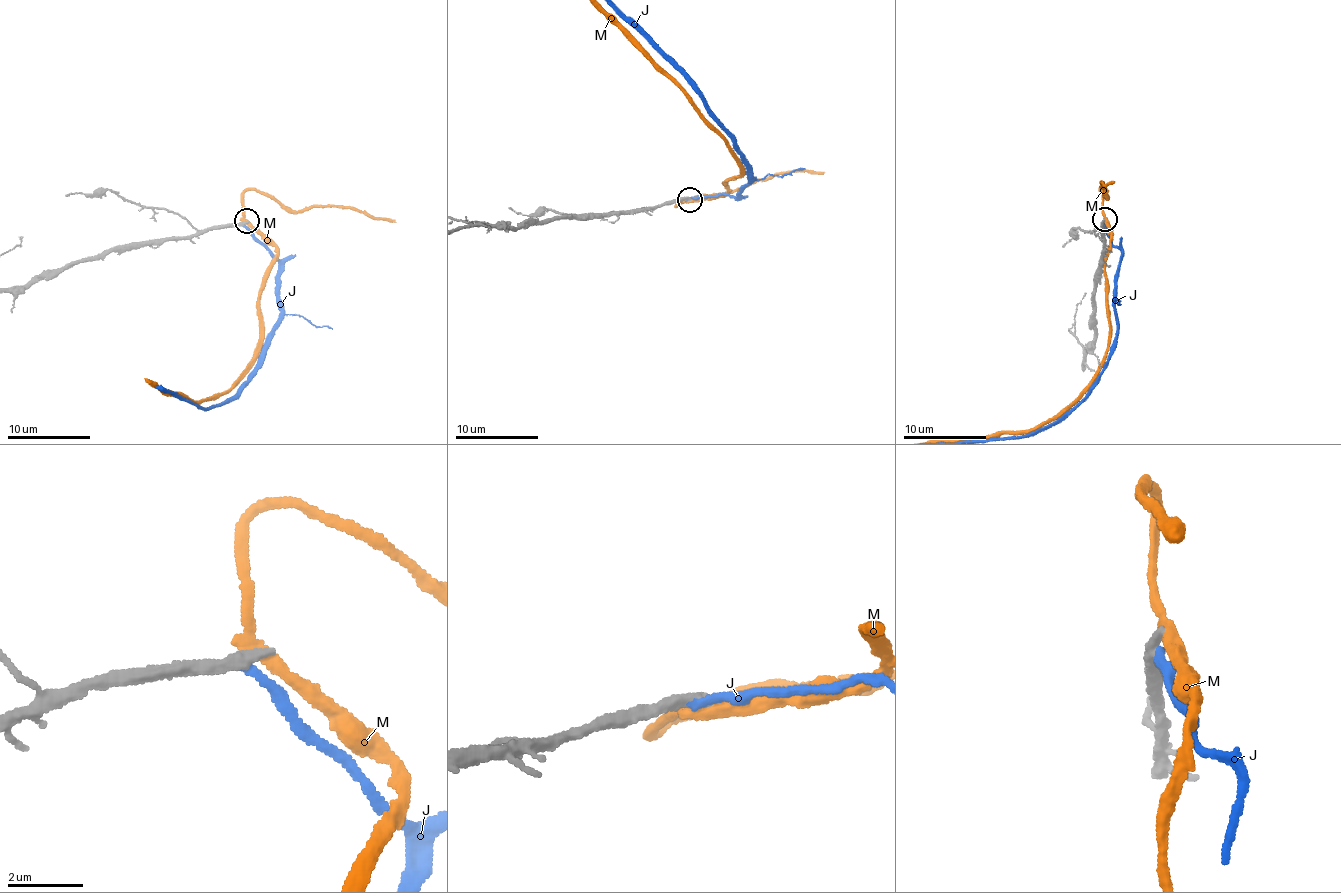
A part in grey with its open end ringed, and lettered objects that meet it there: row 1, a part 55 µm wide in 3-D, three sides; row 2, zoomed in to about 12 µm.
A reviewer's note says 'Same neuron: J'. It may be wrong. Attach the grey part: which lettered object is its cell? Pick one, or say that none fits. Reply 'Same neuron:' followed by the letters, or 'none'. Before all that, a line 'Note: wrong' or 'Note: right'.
Note: wrong
Same neuron: none

